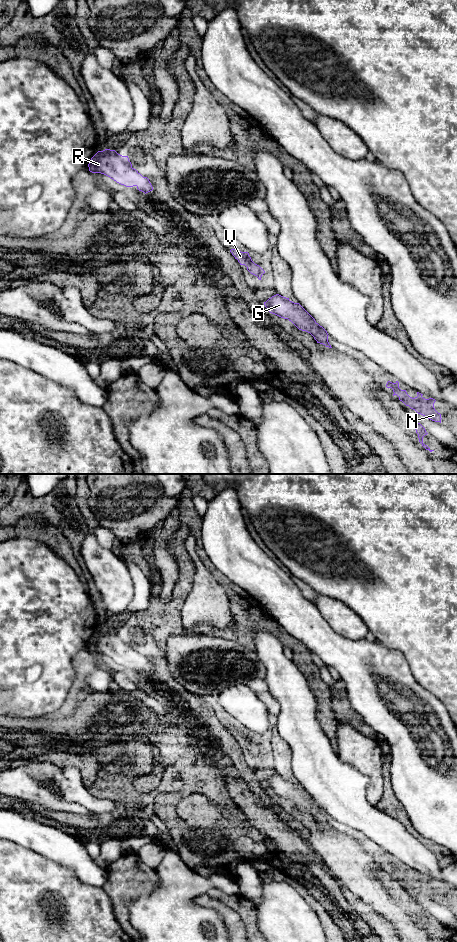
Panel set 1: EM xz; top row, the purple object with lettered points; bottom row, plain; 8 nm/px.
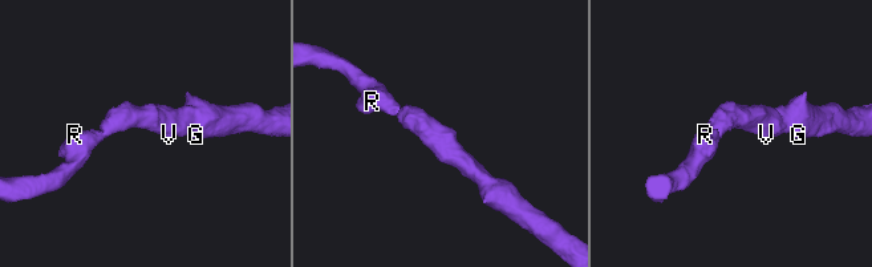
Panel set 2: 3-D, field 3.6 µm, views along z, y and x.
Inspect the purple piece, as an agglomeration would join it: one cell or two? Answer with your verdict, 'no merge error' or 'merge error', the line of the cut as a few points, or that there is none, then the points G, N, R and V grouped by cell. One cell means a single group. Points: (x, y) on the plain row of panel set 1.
no merge error; cut none; groups G N R V

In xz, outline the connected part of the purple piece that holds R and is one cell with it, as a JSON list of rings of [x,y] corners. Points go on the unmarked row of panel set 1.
[[[115,630],[98,631],[89,641],[88,647],[92,653],[104,654],[126,667],[136,666],[145,674],[153,670],[149,659],[132,647],[128,636],[122,636]]]

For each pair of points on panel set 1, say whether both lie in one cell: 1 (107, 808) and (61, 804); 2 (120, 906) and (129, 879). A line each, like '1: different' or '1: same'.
1: different
2: same

